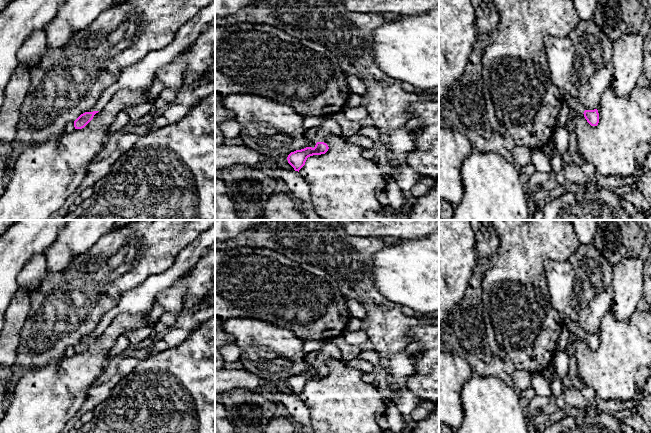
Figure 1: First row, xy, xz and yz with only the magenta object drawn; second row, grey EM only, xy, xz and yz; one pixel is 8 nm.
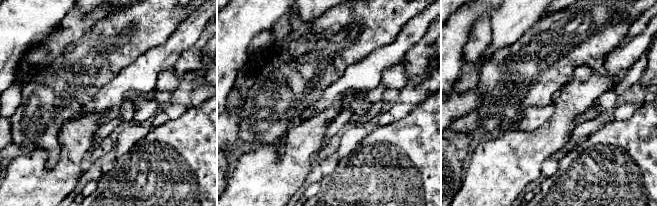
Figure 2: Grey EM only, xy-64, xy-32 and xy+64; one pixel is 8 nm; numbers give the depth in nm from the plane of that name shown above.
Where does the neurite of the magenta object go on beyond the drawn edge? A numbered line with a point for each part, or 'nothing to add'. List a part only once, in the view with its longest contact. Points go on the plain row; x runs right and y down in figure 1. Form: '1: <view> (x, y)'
1: xy (140, 300)

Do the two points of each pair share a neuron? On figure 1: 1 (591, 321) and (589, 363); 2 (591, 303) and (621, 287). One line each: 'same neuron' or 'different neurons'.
1: different neurons
2: different neurons

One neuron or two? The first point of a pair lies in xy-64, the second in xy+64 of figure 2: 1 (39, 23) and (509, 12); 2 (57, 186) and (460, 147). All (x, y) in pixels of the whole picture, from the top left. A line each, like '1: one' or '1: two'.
1: two
2: two

